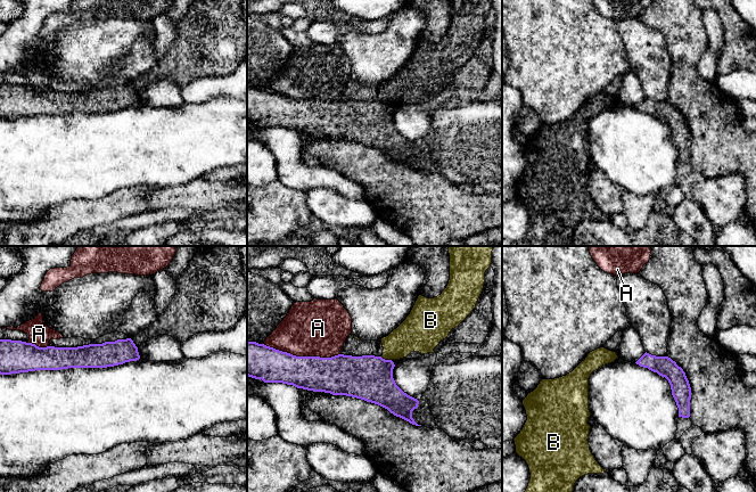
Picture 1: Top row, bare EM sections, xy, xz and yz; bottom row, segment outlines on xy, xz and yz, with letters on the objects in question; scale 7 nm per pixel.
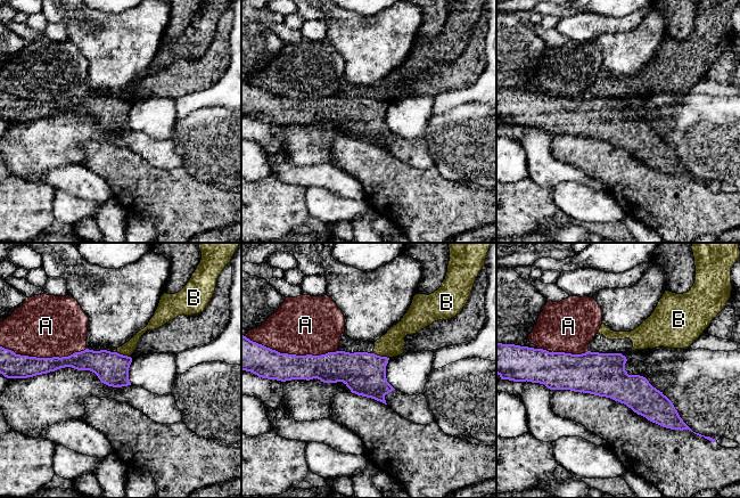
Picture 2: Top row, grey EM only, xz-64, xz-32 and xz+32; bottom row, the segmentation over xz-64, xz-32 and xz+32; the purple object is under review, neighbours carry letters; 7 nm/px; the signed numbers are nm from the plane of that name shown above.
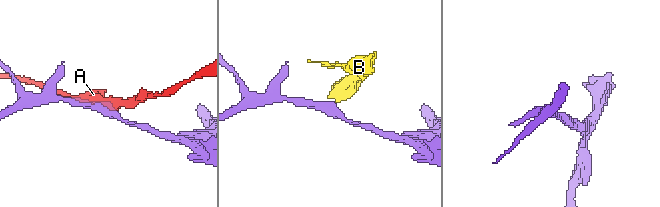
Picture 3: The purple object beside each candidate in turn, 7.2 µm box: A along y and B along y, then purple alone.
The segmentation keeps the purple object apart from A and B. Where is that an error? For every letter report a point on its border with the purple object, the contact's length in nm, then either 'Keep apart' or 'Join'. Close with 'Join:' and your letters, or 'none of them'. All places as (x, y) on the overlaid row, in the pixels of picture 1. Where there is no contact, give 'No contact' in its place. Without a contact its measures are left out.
A: Touches purple at xz (302, 357). Shared border 550 nm. Keep apart
B: Touches purple at xz (386, 360). Shared border 80 nm. Keep apart
Join: none of them

